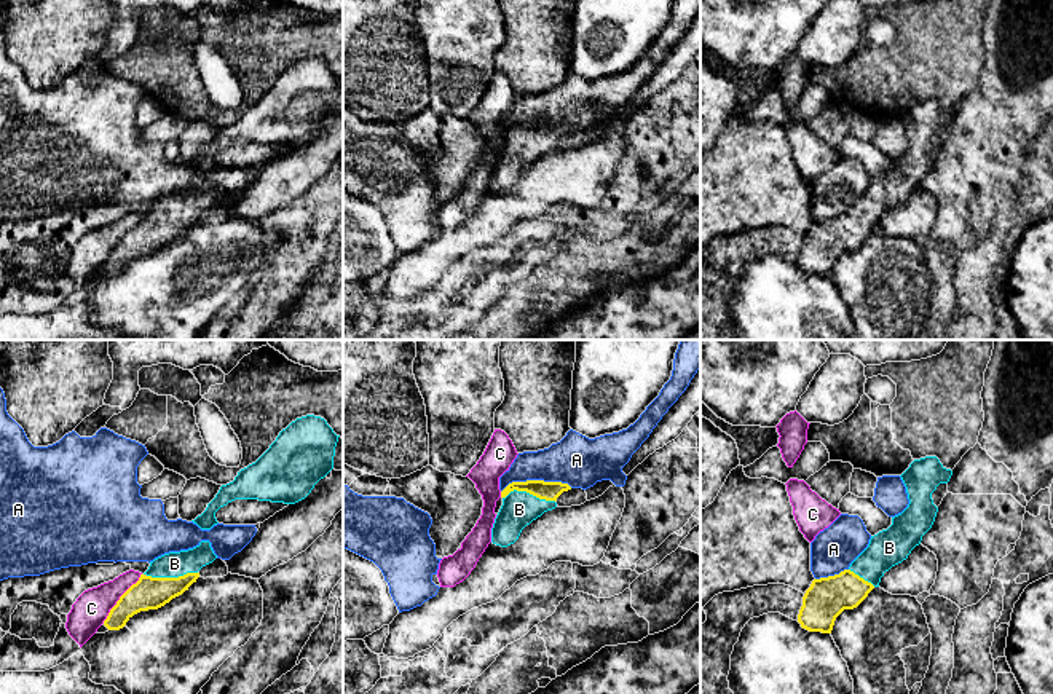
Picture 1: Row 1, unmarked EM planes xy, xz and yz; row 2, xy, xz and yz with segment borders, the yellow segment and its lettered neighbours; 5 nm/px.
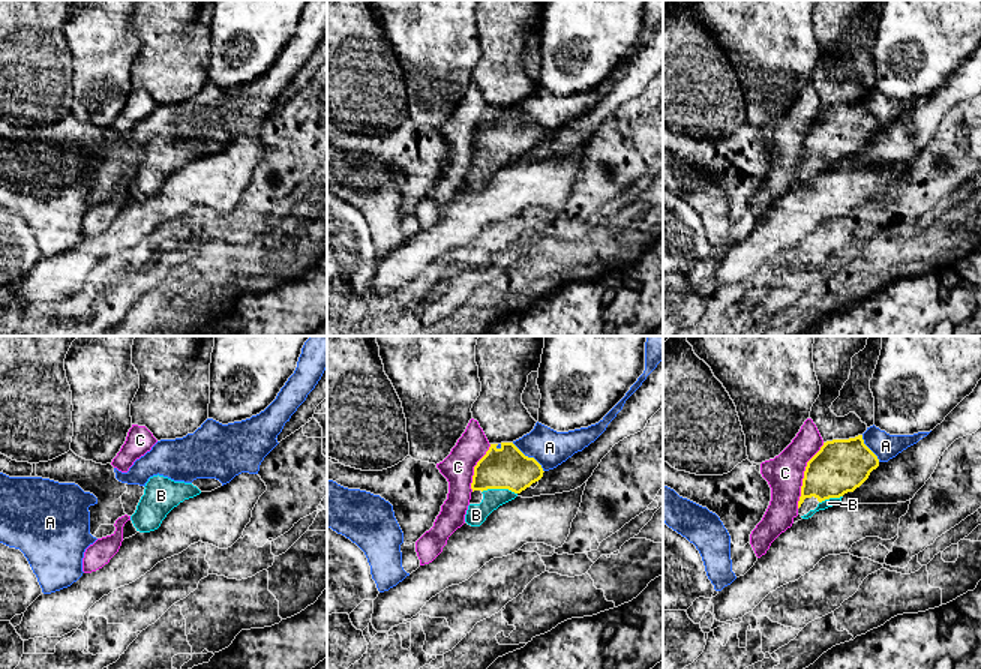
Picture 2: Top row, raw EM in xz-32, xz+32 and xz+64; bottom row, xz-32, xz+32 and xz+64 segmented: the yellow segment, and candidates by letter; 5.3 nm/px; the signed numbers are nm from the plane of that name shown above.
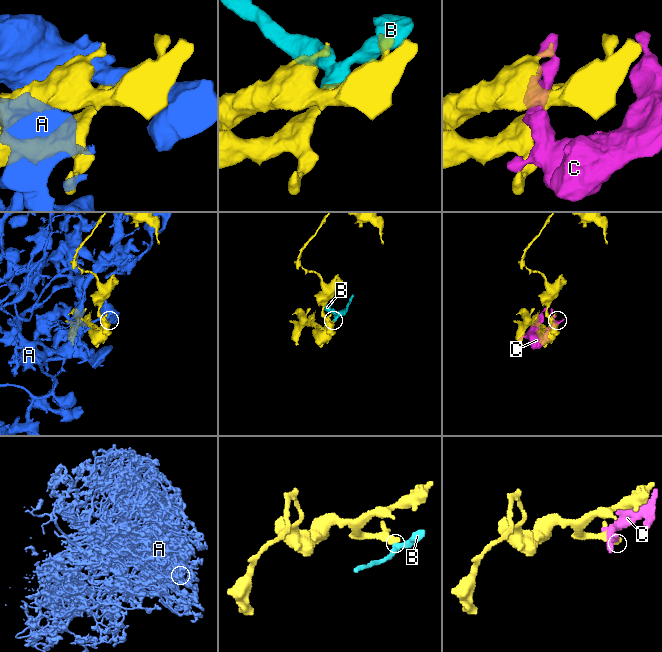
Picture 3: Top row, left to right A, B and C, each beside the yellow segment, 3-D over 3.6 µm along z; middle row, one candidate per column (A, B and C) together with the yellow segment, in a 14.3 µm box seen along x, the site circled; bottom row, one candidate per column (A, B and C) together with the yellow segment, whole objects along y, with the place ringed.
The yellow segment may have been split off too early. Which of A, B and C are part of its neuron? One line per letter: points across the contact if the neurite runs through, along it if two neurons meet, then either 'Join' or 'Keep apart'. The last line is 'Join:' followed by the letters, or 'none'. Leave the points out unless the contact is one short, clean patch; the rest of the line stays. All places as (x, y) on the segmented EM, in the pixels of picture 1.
A: Keep apart
B: Path across: xz (544, 490), (528, 492), (519, 509). Join
C: Keep apart
Join: B

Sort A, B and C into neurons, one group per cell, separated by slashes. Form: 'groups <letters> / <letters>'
groups A / B / C

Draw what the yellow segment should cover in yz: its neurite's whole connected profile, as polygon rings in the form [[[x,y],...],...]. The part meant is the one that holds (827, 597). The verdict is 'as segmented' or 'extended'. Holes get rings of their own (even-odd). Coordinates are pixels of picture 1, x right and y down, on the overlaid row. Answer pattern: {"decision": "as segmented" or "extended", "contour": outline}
{"decision": "extended", "contour": [[[937,456],[914,459],[900,475],[908,493],[908,507],[892,517],[887,530],[871,536],[868,547],[839,574],[814,579],[803,597],[798,622],[809,632],[831,633],[844,609],[857,608],[879,587],[892,566],[908,558],[932,528],[938,507],[932,493],[952,475]]]}

